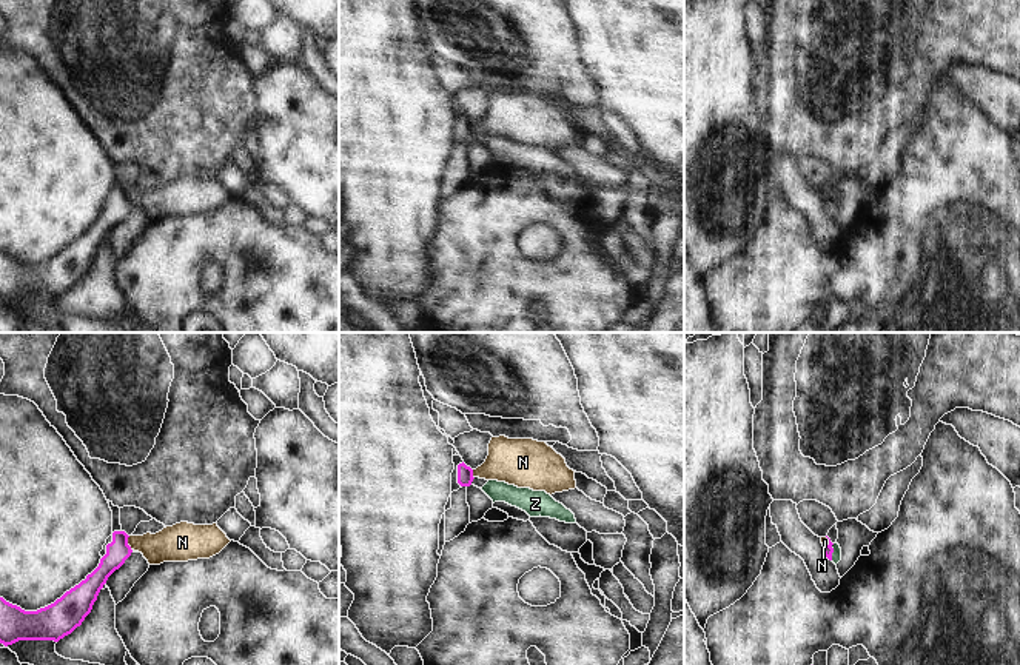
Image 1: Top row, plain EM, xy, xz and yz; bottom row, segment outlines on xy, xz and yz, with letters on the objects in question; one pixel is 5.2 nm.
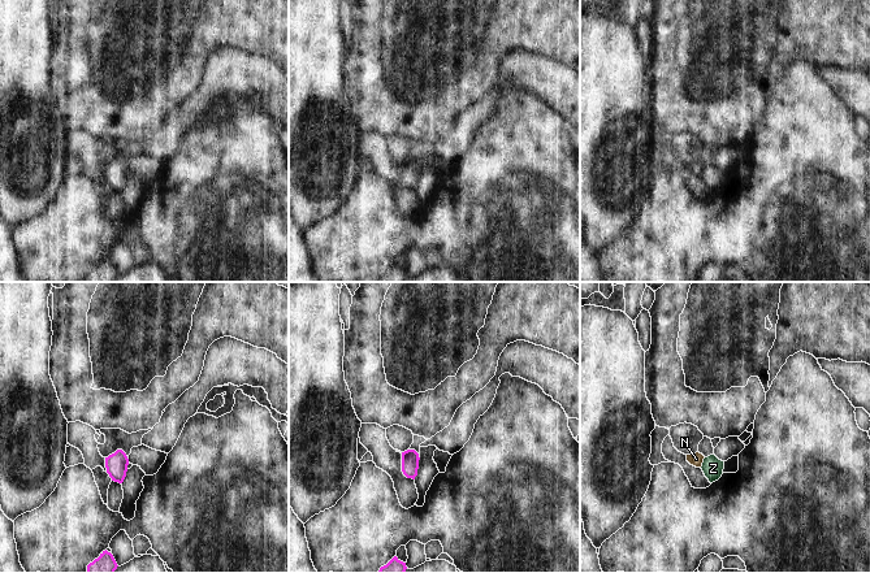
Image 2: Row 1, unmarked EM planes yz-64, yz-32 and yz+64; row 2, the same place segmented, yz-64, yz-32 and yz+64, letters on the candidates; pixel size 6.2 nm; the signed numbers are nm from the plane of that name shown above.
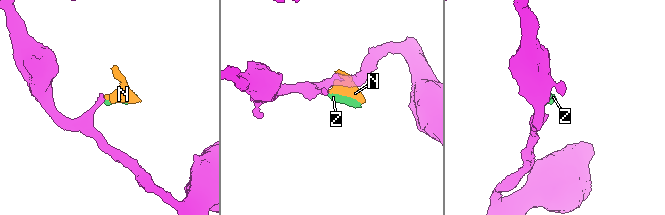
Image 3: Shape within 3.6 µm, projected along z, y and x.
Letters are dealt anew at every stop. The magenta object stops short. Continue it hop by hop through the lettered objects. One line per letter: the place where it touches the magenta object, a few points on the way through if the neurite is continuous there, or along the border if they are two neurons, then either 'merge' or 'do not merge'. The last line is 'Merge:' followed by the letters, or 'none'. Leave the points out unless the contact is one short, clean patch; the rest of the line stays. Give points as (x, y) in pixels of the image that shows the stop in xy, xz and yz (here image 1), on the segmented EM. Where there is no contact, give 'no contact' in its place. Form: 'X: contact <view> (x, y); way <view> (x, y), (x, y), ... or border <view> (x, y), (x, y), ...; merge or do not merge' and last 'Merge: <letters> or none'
N: contact xy (127, 544); border xy (128, 536), (131, 550); do not merge
Z: contact yz (832, 551); way yz (828, 550), (832, 551), (837, 551); merge
Merge: Z

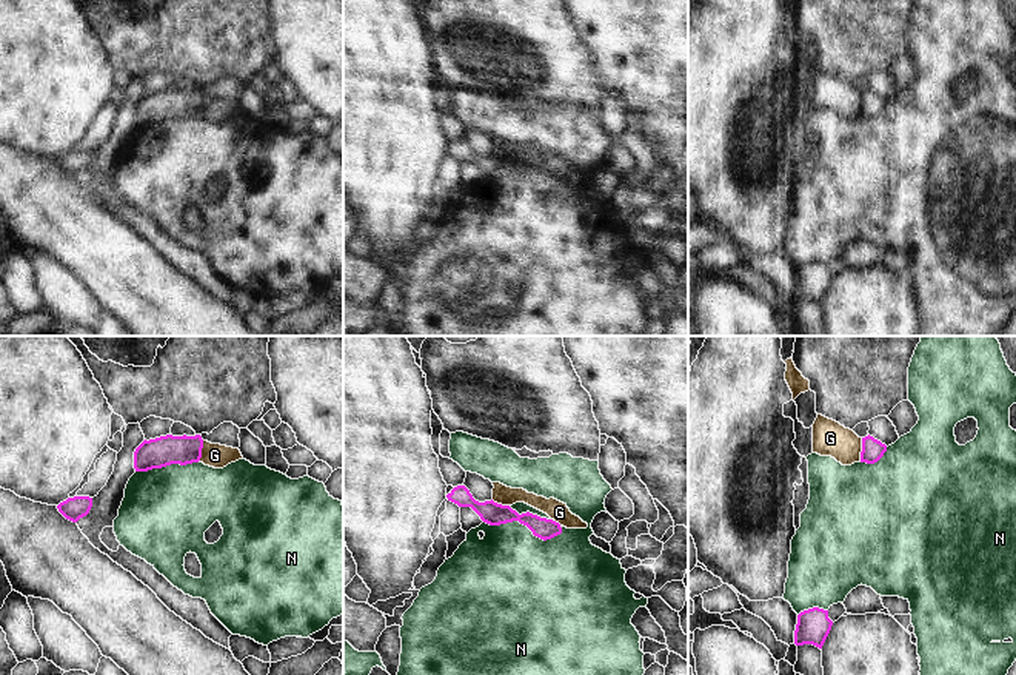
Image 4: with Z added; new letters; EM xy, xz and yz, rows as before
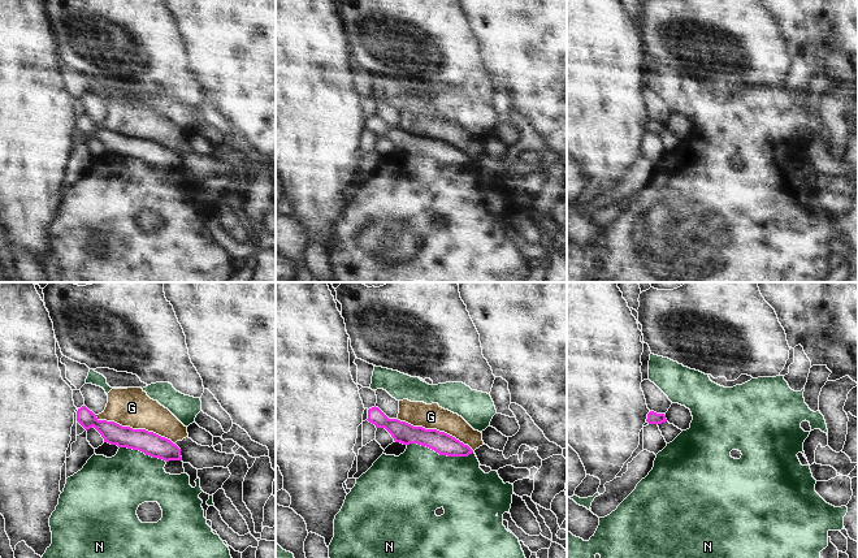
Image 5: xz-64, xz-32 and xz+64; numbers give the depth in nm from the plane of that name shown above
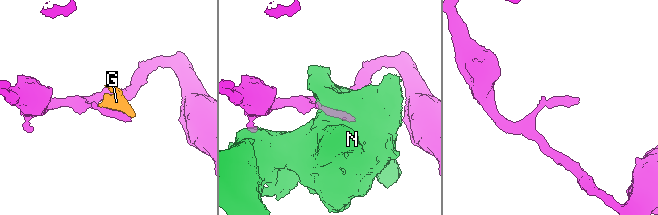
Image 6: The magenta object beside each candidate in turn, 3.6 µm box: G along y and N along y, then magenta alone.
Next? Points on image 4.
G: contact yz (862, 449); do not merge
N: contact xz (524, 524); do not merge
Merge: none

